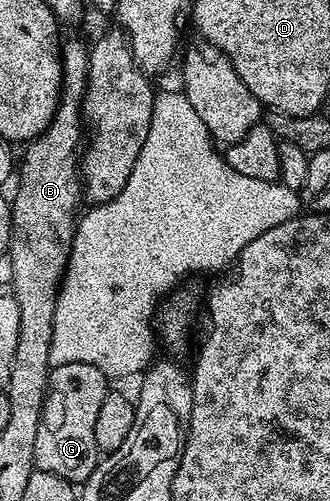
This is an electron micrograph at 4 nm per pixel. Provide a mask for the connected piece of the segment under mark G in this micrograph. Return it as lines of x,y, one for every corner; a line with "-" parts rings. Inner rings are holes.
66,363
57,365
48,374
48,394
44,397
42,415
38,419
38,435
34,435
34,465
36,469
50,471
73,483
83,483
96,470
98,450
94,443
94,419
98,419
98,410
102,399
110,392
109,378
98,367
90,363

